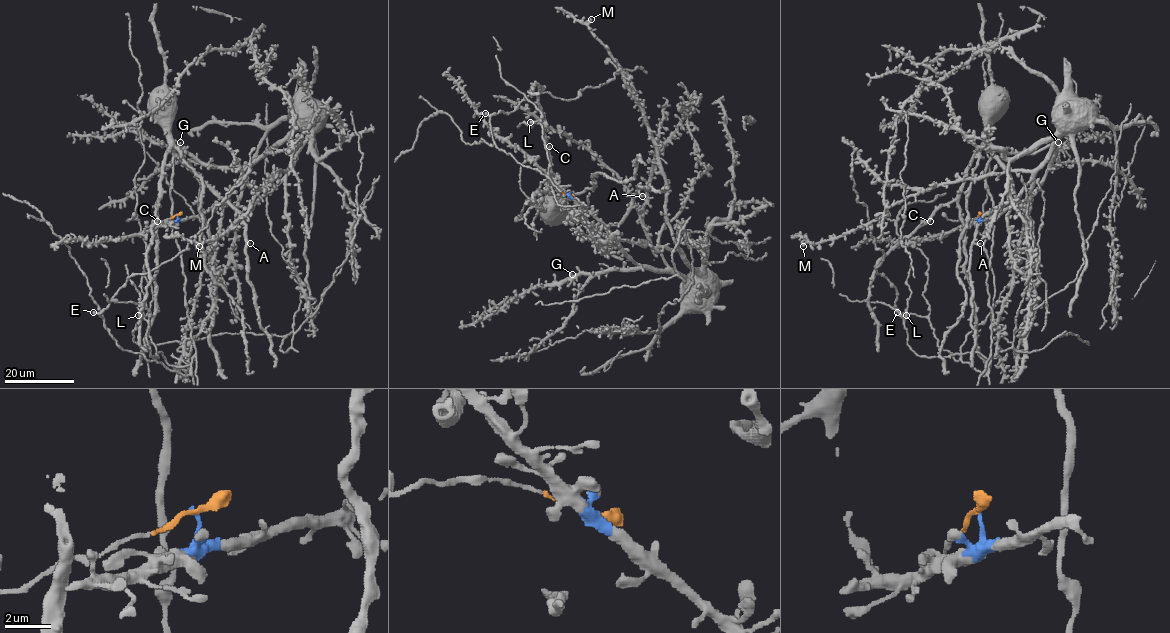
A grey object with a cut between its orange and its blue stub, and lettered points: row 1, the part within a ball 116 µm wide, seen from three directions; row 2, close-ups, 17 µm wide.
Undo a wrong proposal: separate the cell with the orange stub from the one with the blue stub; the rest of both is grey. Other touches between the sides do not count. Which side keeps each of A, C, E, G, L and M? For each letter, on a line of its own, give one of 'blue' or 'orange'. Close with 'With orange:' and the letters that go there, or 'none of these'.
A: orange
C: orange
E: orange
G: blue
L: orange
M: blue
With orange: A, C, E, L

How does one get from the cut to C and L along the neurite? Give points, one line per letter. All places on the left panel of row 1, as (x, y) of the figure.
C: (176, 215), (142, 233), (148, 257), (144, 274), (153, 300), (149, 324), (155, 308), (157, 221)
L: (176, 215), (142, 233), (153, 300), (147, 328), (157, 357), (147, 343), (148, 322), (138, 314)

